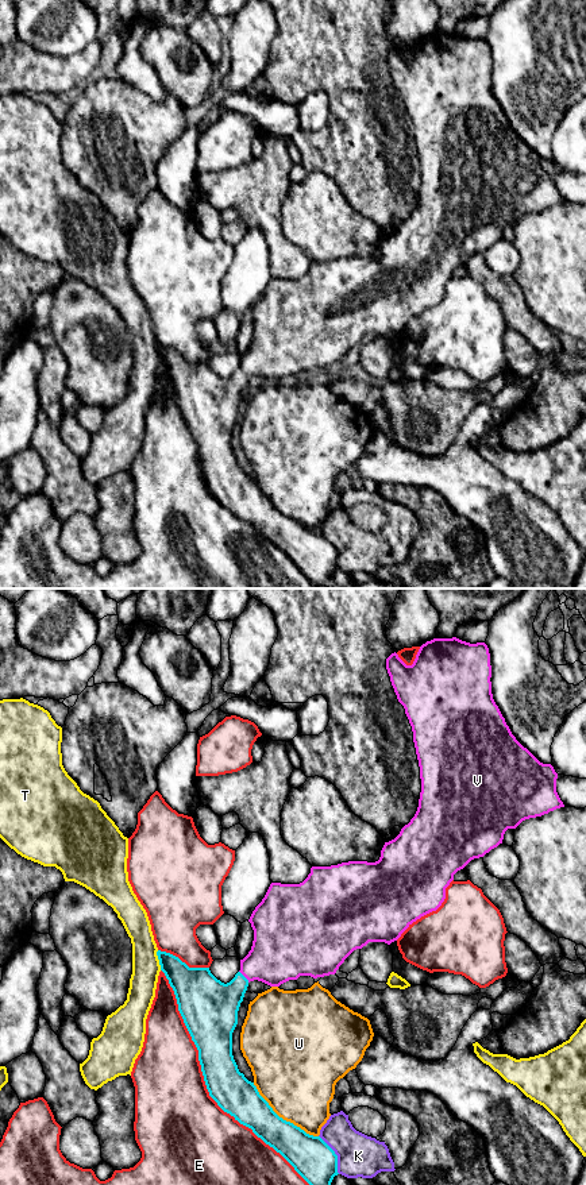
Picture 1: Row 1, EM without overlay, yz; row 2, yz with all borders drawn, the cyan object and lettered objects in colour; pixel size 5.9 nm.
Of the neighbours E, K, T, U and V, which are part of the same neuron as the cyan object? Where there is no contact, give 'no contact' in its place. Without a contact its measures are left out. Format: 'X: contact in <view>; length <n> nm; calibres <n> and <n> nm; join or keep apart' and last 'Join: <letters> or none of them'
E: contact in yz; length 1600 nm; calibres 240 and 480 nm; keep apart
K: contact in yz; length 260 nm; calibres 240 and 260 nm; keep apart
T: contact in yz; length 120 nm; calibres 220 and 170 nm; keep apart
U: contact in yz; length 500 nm; calibres 220 and 440 nm; keep apart
V: contact in yz; length 90 nm; calibres 300 and 340 nm; join
Join: V

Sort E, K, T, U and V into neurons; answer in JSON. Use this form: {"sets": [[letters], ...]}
{"sets": [["E"], ["K"], ["T"], ["U"], ["V"]]}

